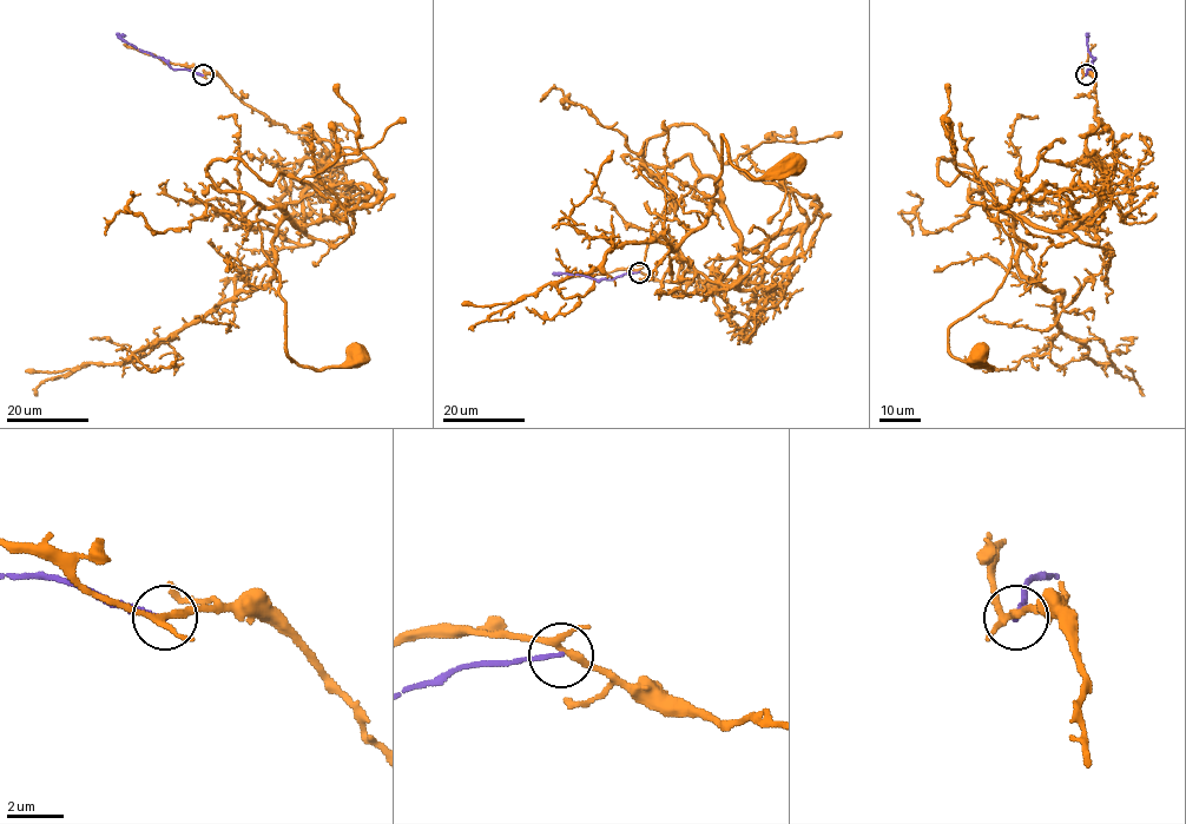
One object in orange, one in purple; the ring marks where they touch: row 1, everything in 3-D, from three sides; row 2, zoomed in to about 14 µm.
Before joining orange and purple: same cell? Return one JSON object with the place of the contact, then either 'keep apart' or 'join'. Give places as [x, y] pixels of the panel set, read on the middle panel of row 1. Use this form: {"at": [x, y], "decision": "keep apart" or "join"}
{"at": [639, 272], "decision": "keep apart"}

